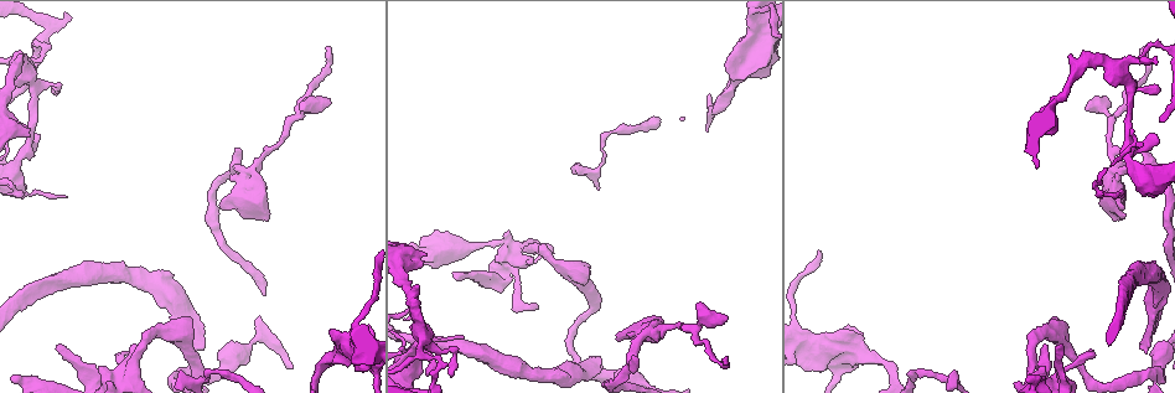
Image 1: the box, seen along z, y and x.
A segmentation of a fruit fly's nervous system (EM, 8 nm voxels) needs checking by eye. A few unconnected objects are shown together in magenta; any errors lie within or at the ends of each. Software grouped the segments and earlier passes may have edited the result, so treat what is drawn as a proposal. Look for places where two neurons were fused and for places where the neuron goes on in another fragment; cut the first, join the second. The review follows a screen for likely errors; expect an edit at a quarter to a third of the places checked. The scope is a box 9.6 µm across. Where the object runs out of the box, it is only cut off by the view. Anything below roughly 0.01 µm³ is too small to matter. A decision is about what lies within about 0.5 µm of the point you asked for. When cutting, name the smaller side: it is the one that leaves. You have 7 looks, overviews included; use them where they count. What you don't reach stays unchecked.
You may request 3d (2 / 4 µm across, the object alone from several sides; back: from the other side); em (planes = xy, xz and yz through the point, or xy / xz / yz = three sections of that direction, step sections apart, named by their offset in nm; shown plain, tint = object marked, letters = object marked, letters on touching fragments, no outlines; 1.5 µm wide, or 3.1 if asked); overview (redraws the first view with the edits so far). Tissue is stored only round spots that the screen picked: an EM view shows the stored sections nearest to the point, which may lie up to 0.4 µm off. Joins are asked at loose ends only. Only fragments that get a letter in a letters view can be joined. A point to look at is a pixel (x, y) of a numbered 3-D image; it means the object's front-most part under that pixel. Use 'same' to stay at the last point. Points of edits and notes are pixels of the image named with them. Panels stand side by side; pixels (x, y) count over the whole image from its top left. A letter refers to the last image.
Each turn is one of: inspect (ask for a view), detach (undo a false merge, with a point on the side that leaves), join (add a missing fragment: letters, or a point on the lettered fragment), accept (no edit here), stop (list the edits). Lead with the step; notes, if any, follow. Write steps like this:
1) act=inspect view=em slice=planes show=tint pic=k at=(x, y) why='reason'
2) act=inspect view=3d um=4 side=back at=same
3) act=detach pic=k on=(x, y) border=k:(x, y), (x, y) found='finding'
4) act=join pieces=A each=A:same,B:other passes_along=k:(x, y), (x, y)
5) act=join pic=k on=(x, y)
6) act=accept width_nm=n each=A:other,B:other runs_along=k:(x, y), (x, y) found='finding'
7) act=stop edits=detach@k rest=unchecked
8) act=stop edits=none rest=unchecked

act=inspect view=em slice=yz step=4 show=tint pic=1 at=(1048, 346) why='an open end'

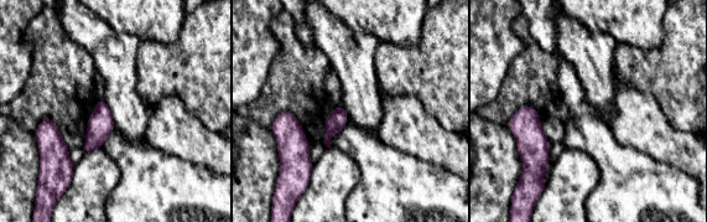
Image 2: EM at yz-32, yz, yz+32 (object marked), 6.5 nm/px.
act=inspect view=em slice=planes show=letters at=same

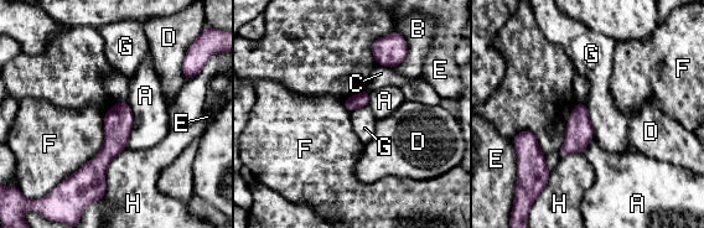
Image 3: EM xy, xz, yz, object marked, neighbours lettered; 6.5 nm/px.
act=accept each=A:other,B:other,C:other,D:other,E:other,F:other,G:other,H:other runs_along=3:(124, 105), (101, 184) found='none of them fits'

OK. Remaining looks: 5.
act=inspect view=3d um=2 pic=1 at=(442, 366) why='sharp bend'

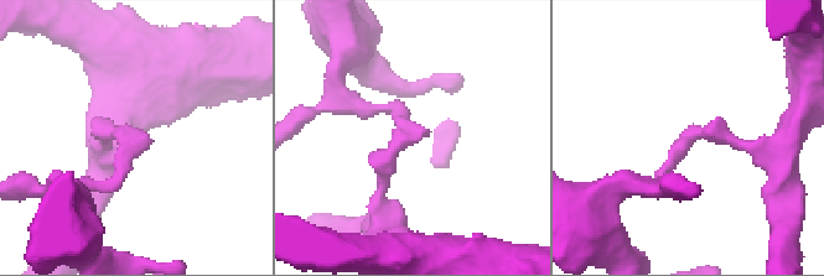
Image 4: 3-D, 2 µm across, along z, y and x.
act=inspect view=em slice=xz step=8 show=letters pic=4 at=(126, 141) why='now the EM'

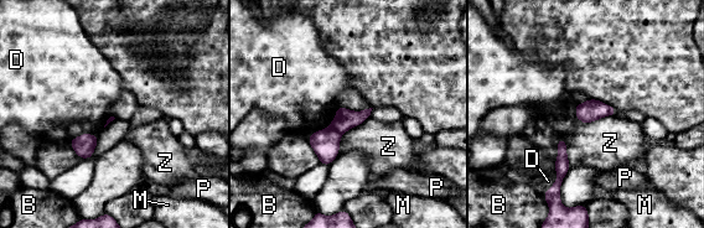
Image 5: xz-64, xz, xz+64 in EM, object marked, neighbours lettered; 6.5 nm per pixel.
act=detach pic=5 on=(325, 143) longest_contact=Z:260nm each=B:other,D:other,M:other,P:other,Z:other border=5:(329, 127), (341, 134) found='a second neuron is stuck on'

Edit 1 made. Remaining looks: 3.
act=inspect view=em slice=planes show=letters pic=1 at=(426, 254)

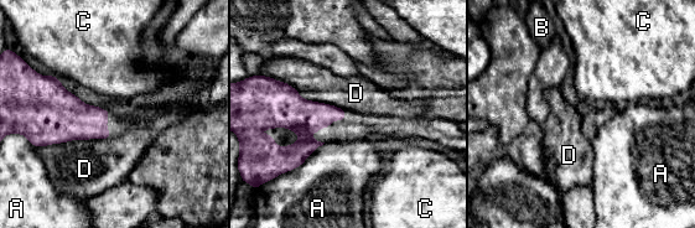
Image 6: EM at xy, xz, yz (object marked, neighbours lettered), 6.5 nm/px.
act=accept each=A:other,B:other,C:other,D:other found='no lettered fragment goes on from it'

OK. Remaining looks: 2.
act=stop edits=detach@5 rest=unchecked

